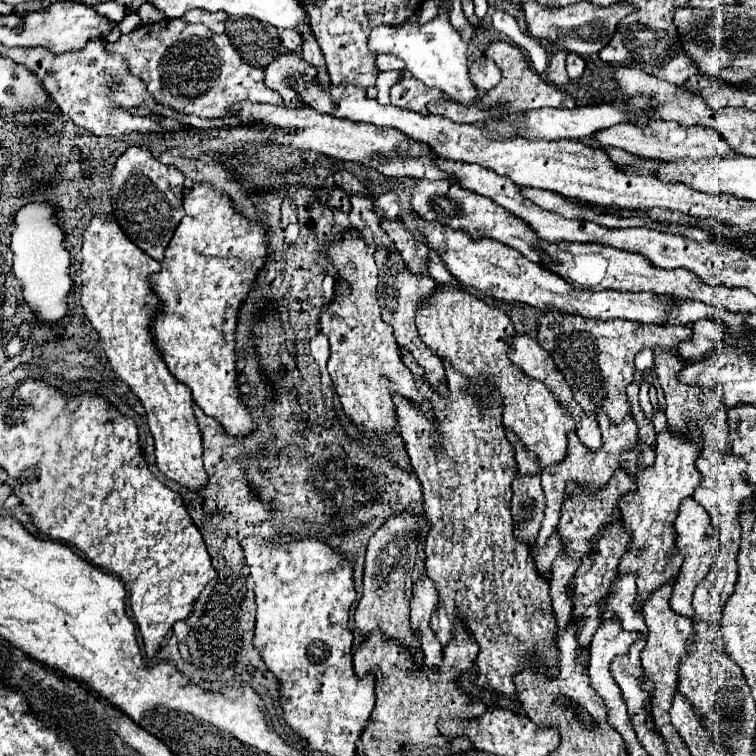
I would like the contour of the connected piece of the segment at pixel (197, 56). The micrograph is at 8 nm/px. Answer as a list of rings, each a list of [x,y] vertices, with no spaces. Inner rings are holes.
[[[161,20],[157,24],[141,24],[131,34],[119,38],[119,52],[127,56],[131,74],[141,76],[147,84],[147,90],[159,100],[183,114],[195,114],[201,118],[221,118],[237,114],[233,108],[237,102],[259,102],[259,104],[277,104],[283,106],[283,98],[265,86],[263,68],[247,64],[239,52],[233,48],[227,34],[215,34],[205,24],[187,24],[185,20]]]

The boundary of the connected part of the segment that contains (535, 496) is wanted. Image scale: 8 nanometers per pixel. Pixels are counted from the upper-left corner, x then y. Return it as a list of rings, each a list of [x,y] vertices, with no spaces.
[[[541,474],[523,476],[523,478],[517,476],[513,482],[511,514],[515,520],[515,536],[523,542],[537,538],[537,532],[541,528],[545,496],[543,496],[539,478]]]

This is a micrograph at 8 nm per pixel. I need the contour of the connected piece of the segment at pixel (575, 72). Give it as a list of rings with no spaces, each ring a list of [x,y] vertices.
[[[569,54],[567,56],[567,74],[571,80],[579,78],[585,70],[585,60],[579,56],[579,54]]]

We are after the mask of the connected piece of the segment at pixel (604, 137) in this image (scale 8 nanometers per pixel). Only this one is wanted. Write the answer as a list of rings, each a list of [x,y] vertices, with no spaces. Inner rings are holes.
[[[651,118],[645,126],[637,124],[617,124],[611,128],[605,128],[603,132],[593,134],[601,146],[615,146],[629,154],[641,156],[641,158],[687,158],[687,160],[699,160],[699,158],[711,158],[711,156],[727,156],[735,154],[731,148],[727,148],[727,142],[715,134],[711,128],[703,126],[685,126],[677,122],[667,122],[661,118]]]

